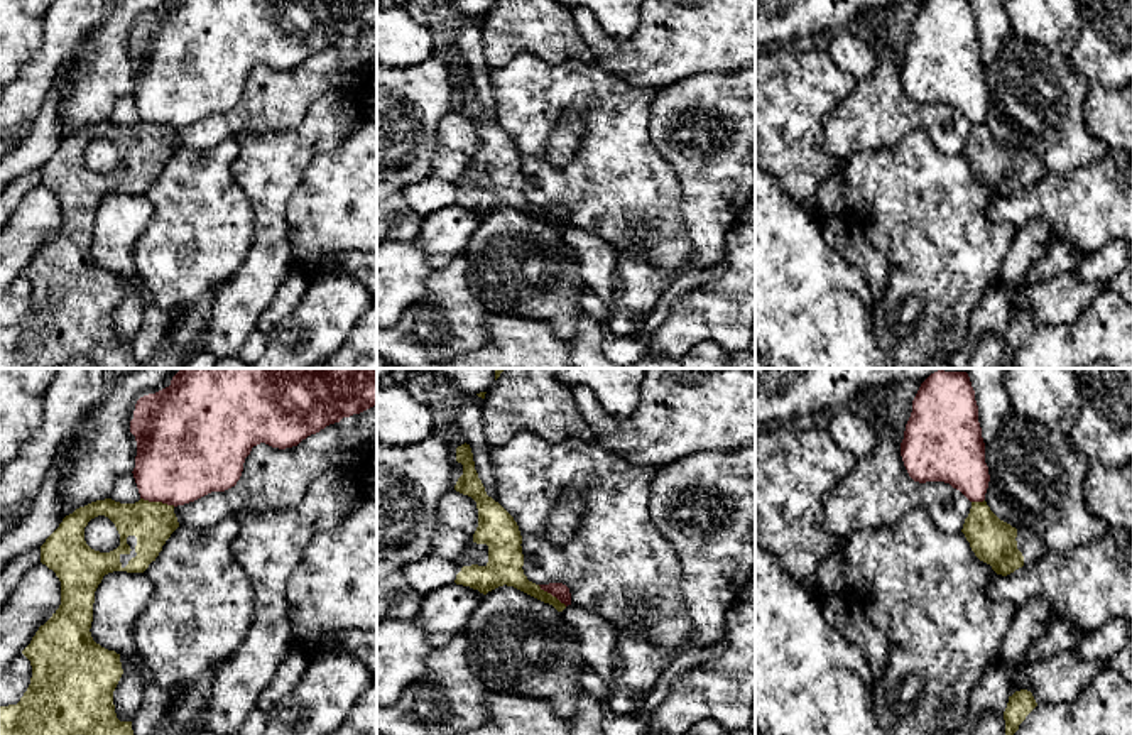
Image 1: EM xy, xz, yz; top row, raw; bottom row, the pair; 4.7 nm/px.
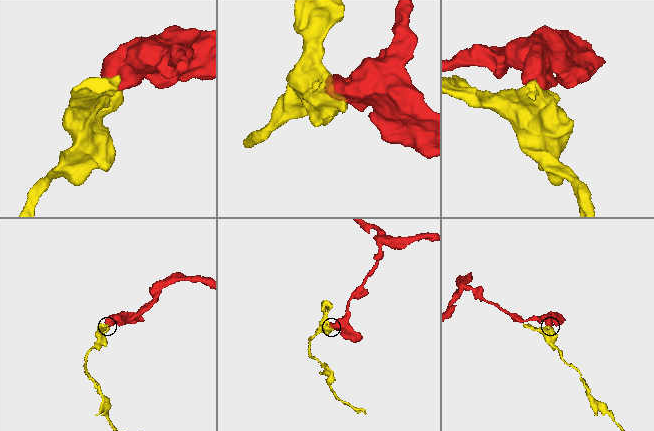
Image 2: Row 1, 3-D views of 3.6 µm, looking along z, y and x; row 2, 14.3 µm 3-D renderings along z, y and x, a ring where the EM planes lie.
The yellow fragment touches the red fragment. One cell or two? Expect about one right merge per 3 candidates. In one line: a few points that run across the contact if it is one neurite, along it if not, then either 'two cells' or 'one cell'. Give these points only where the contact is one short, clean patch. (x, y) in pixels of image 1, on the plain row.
line xy (141, 119), (174, 127); two cells

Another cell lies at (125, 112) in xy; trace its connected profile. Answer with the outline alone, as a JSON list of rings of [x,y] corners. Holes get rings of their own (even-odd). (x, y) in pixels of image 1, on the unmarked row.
[[[123,95],[117,100],[110,120],[120,125],[135,125],[140,122],[133,95]]]

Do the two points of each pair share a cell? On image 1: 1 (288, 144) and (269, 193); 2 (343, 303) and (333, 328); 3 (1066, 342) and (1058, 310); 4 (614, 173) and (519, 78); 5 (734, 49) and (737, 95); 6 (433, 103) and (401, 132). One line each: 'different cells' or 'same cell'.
1: same cell
2: same cell
3: different cells
4: same cell
5: different cells
6: same cell

